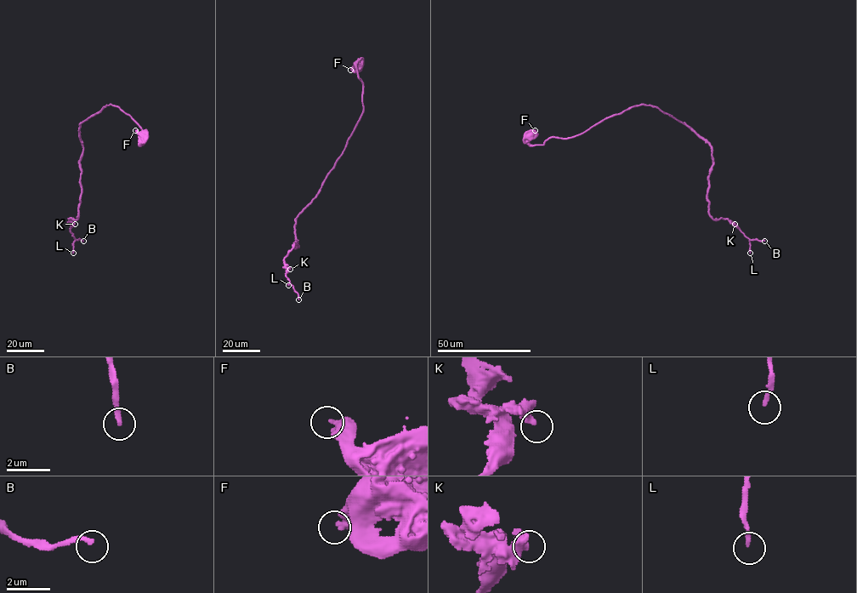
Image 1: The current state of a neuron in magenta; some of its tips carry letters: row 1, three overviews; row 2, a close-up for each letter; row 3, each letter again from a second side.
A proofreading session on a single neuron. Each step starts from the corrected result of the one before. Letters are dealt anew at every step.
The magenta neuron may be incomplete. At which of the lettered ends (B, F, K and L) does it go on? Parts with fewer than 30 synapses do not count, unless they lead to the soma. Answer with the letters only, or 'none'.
B, L

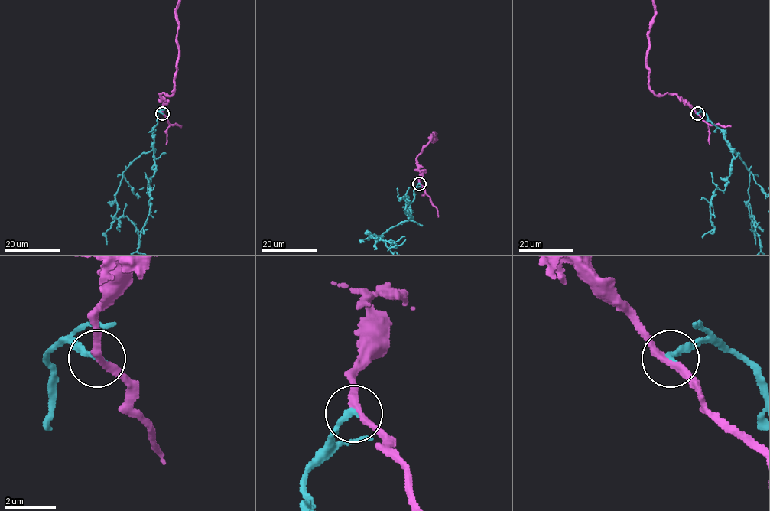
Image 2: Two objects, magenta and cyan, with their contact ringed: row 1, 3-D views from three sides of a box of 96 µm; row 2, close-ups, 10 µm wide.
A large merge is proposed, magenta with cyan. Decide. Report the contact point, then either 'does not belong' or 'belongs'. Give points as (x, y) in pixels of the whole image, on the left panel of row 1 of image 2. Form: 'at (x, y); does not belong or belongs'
at (162, 113); belongs

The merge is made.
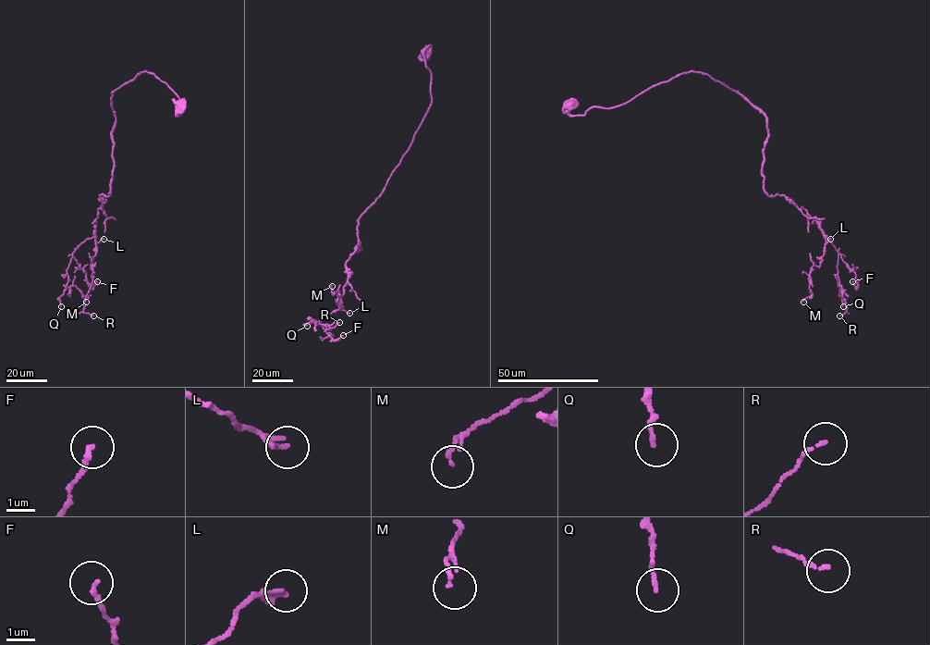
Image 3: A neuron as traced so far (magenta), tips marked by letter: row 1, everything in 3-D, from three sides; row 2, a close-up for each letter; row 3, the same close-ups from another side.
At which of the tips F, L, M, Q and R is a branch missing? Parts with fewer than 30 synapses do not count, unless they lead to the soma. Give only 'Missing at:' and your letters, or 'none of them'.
Missing at: none of them

